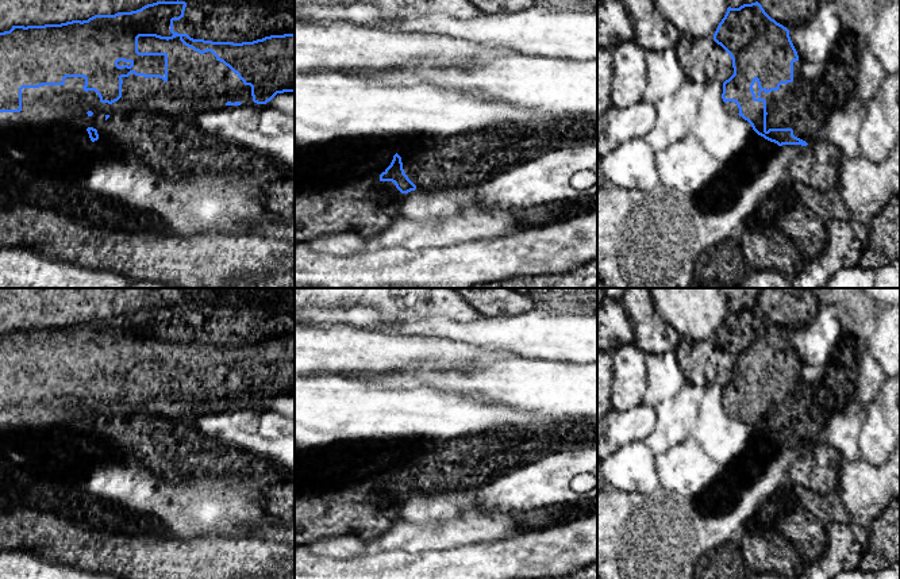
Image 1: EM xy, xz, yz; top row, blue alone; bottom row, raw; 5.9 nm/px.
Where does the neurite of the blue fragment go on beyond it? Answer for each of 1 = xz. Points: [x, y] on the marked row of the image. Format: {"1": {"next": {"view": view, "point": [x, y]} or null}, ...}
{"1": {"next": null}}

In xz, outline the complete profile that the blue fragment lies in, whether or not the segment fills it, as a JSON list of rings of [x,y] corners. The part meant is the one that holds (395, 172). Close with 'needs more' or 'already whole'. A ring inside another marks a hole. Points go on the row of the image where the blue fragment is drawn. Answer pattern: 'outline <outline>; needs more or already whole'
outline [[[397,153],[391,165],[380,175],[380,181],[392,181],[401,193],[416,189],[416,185],[404,173],[401,157]]]; already whole

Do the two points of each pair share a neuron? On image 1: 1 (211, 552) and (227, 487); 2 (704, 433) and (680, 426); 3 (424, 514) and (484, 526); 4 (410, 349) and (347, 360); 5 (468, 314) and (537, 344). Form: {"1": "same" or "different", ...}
{"1": "different", "2": "different", "3": "different", "4": "same", "5": "different"}

